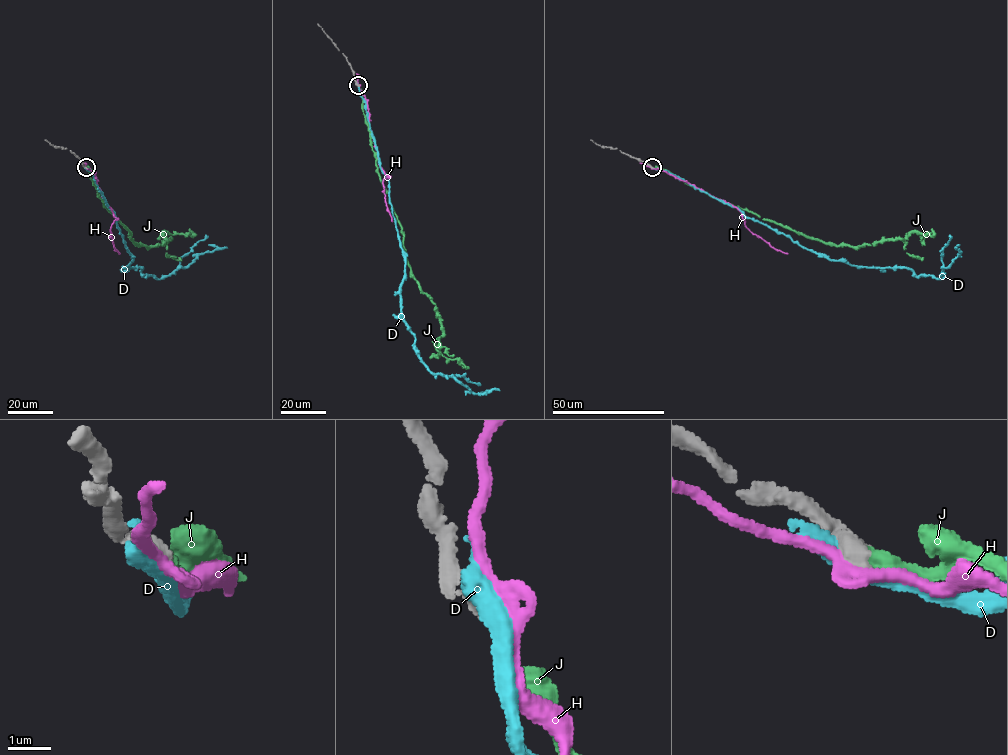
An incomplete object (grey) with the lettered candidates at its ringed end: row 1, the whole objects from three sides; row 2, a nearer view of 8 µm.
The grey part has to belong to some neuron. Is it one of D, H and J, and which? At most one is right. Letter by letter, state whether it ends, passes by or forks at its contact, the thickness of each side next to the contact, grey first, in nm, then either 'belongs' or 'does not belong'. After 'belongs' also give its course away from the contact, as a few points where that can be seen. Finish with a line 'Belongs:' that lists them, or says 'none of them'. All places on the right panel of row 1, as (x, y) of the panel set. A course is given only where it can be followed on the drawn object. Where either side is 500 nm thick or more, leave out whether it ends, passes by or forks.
D: calibres 500 and 400 nm; does not belong
H: calibres 500 and 320 nm; does not belong
J: calibres 500 and 420 nm; belongs; course (652, 167), (667, 170), (762, 219), (836, 245), (874, 245), (904, 239), (915, 232), (931, 236), (932, 228)
Belongs: J

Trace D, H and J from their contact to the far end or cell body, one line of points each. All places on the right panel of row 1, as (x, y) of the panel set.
D: (651, 167), (683, 178), (801, 246), (851, 265), (909, 268), (917, 275), (938, 279), (959, 254), (959, 245)
H: (651, 167), (665, 171), (732, 204), (751, 232), (788, 254)
J: (652, 167), (667, 170), (762, 219), (836, 245), (874, 245), (904, 239), (915, 232), (931, 236), (932, 228)

